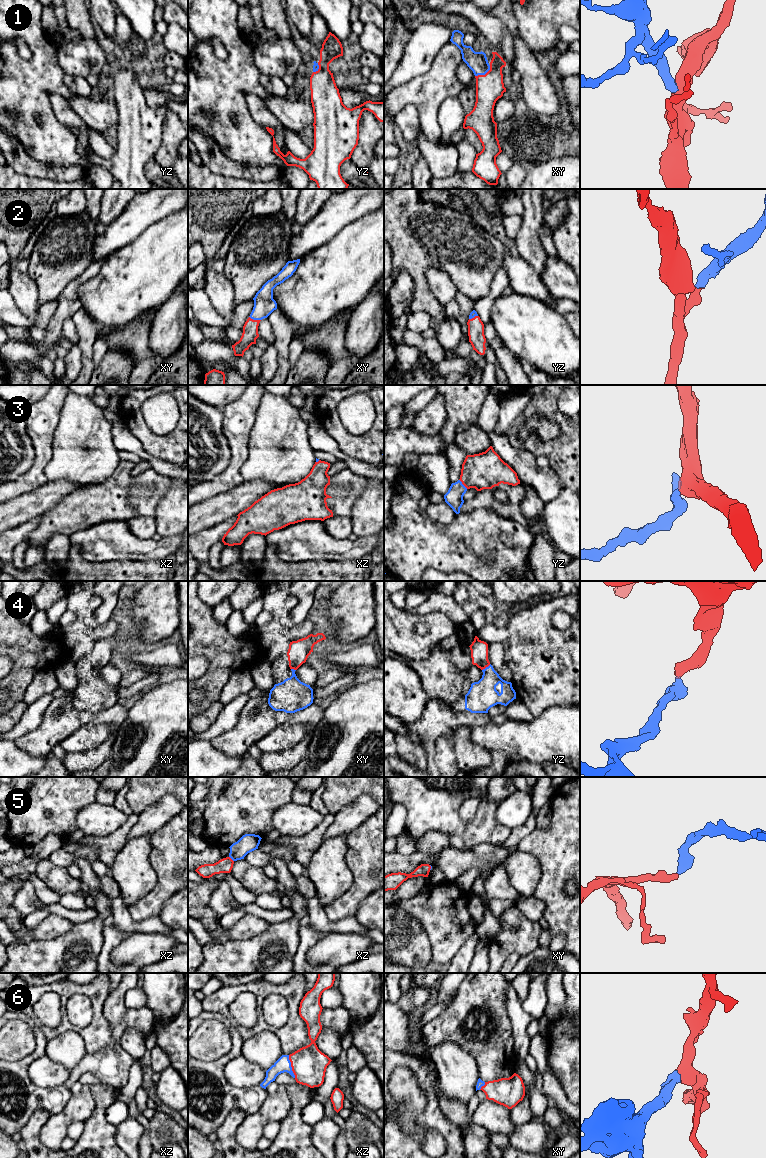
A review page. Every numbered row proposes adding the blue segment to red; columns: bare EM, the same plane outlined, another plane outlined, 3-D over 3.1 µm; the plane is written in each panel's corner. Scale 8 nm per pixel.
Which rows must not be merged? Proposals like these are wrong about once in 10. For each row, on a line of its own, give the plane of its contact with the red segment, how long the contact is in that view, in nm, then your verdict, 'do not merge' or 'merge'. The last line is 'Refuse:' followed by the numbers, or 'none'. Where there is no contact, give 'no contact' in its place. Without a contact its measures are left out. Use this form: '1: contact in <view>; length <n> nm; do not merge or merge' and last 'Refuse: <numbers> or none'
1: contact in xy; length 160 nm; merge
2: contact in xy; length 100 nm; merge
3: contact in yz; length 100 nm; merge
4: contact in yz; length 90 nm; merge
5: contact in xz; length 60 nm; merge
6: contact in xz; length 190 nm; merge
Refuse: none

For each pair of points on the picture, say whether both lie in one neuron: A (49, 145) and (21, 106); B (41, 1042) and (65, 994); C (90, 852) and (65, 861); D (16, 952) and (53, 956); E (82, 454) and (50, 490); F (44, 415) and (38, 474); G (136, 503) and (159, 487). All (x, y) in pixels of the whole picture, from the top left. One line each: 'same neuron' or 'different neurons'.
A: same neuron
B: different neurons
C: same neuron
D: same neuron
E: different neurons
F: same neuron
G: same neuron

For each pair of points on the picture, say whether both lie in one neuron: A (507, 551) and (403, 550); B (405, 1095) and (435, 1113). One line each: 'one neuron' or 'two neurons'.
A: one neuron
B: two neurons

